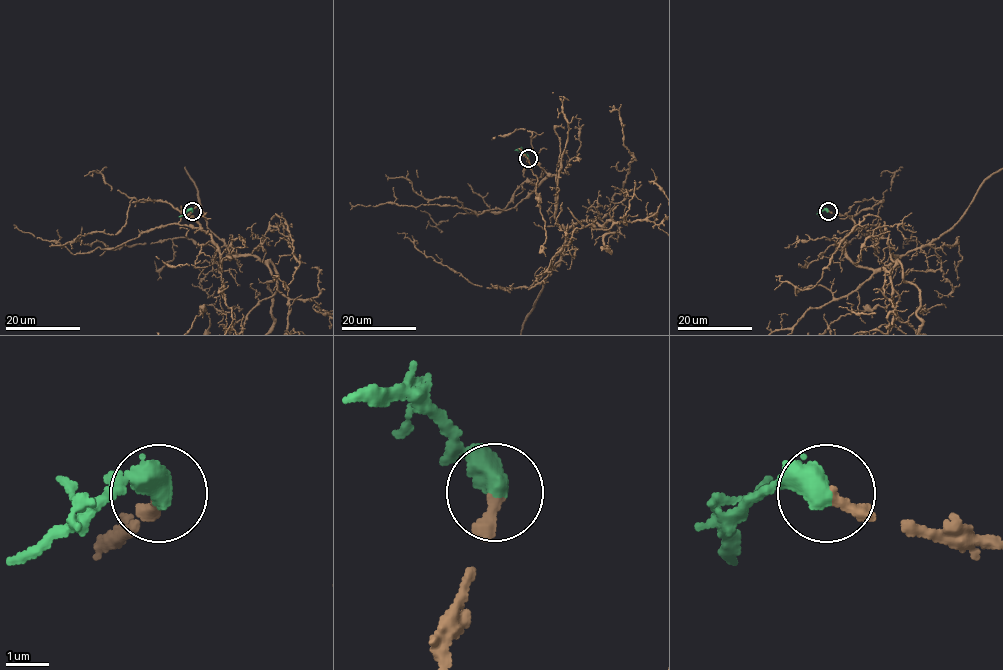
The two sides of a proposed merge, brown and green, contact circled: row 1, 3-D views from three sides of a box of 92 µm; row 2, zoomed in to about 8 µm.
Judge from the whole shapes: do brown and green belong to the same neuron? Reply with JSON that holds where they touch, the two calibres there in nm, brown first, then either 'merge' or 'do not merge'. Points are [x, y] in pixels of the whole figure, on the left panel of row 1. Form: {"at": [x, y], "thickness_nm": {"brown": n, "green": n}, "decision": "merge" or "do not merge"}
{"at": [192, 211], "thickness_nm": {"brown": 300, "green": 600}, "decision": "merge"}

